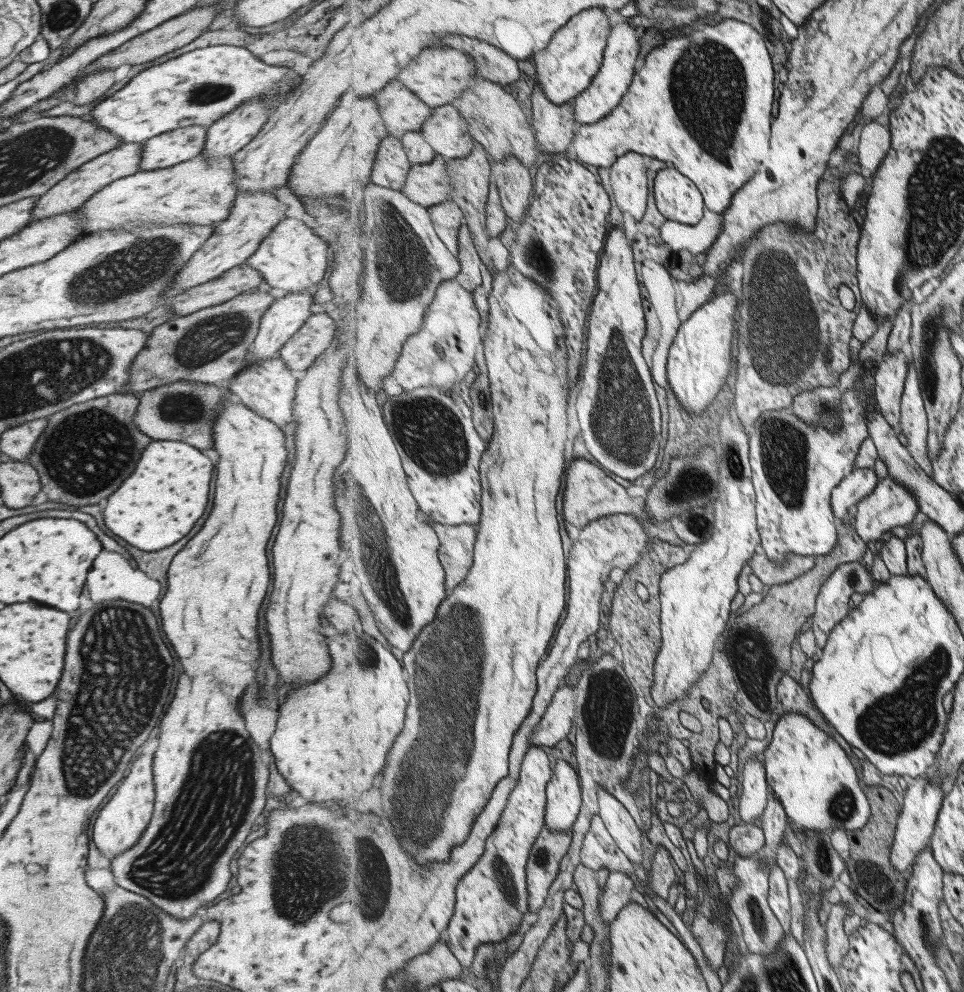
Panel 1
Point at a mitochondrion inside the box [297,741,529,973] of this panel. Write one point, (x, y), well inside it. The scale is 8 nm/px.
(503, 875)

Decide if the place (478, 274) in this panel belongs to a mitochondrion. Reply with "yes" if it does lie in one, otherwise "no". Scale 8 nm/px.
no

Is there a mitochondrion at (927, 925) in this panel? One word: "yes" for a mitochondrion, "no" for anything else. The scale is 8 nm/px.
yes

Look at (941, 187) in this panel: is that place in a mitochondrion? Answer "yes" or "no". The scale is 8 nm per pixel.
yes

